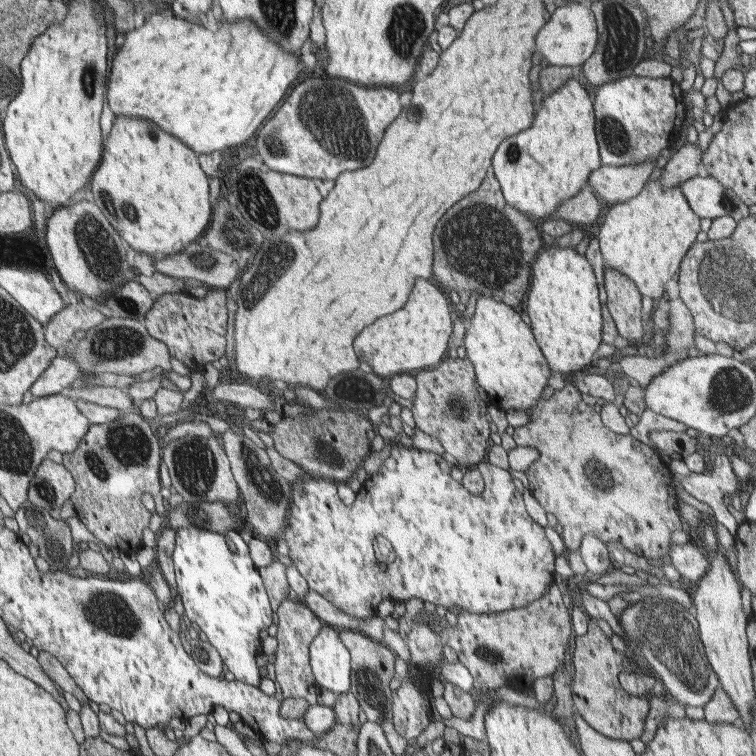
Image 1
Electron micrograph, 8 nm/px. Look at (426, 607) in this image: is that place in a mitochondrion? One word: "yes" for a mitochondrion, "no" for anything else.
no

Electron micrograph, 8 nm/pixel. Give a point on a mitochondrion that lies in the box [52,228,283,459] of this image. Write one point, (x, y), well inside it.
(115, 343)

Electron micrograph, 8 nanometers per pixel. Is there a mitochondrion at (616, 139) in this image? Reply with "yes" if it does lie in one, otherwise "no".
yes

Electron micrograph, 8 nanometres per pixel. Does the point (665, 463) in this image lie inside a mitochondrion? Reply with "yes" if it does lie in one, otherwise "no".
no

